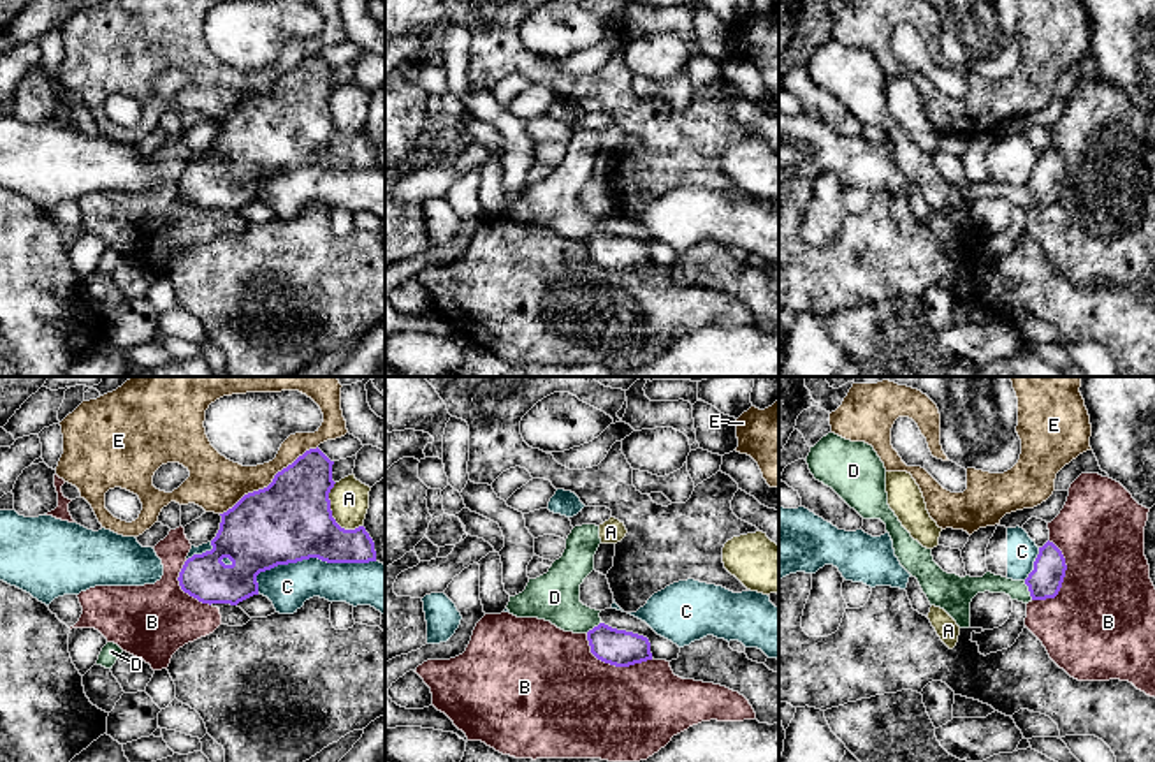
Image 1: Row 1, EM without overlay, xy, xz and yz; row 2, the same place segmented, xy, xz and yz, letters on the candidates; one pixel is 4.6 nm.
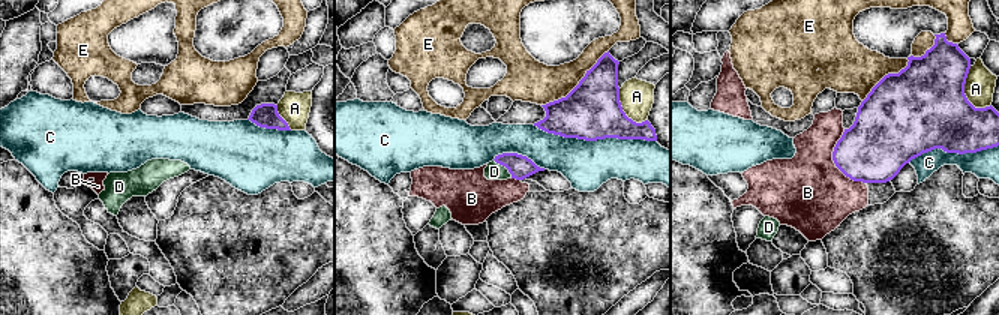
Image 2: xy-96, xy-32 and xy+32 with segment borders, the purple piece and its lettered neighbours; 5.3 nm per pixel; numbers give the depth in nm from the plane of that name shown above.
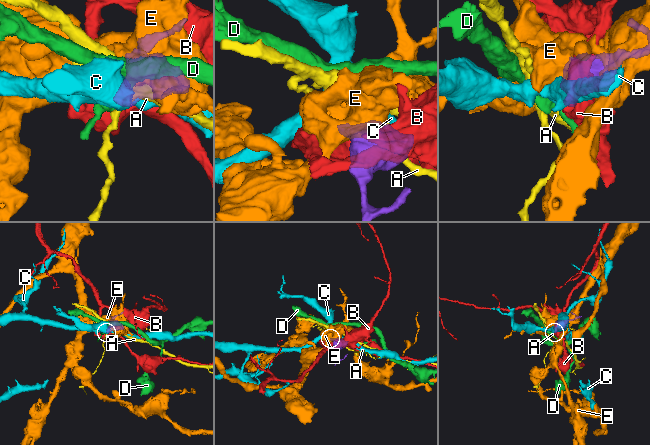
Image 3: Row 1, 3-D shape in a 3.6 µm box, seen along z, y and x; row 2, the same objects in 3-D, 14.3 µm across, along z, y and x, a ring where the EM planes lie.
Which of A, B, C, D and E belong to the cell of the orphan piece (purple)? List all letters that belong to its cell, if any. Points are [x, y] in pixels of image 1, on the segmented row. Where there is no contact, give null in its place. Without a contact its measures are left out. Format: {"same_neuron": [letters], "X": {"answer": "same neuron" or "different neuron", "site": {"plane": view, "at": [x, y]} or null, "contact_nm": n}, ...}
{"same_neuron": ["D"], "A": {"answer": "different neuron", "site": {"plane": "xy", "at": [331, 514]}, "contact_nm": 240}, "B": {"answer": "different neuron", "site": {"plane": "yz", "at": [1062, 579]}, "contact_nm": 300}, "C": {"answer": "different neuron", "site": {"plane": "xy", "at": [308, 558]}, "contact_nm": 550}, "D": {"answer": "same neuron", "site": {"plane": "yz", "at": [1029, 590]}, "contact_nm": 100}, "E": {"answer": "different neuron", "site": {"plane": "xy", "at": [271, 483]}, "contact_nm": 550}}

